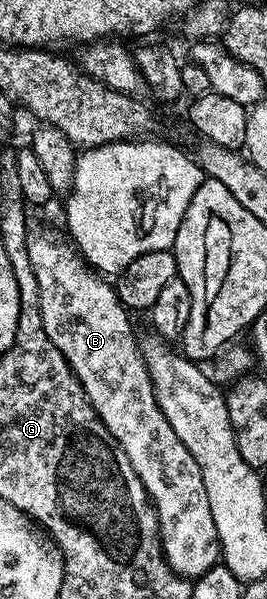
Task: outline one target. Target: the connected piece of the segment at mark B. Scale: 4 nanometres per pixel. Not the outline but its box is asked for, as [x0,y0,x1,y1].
[28,228,220,580]

